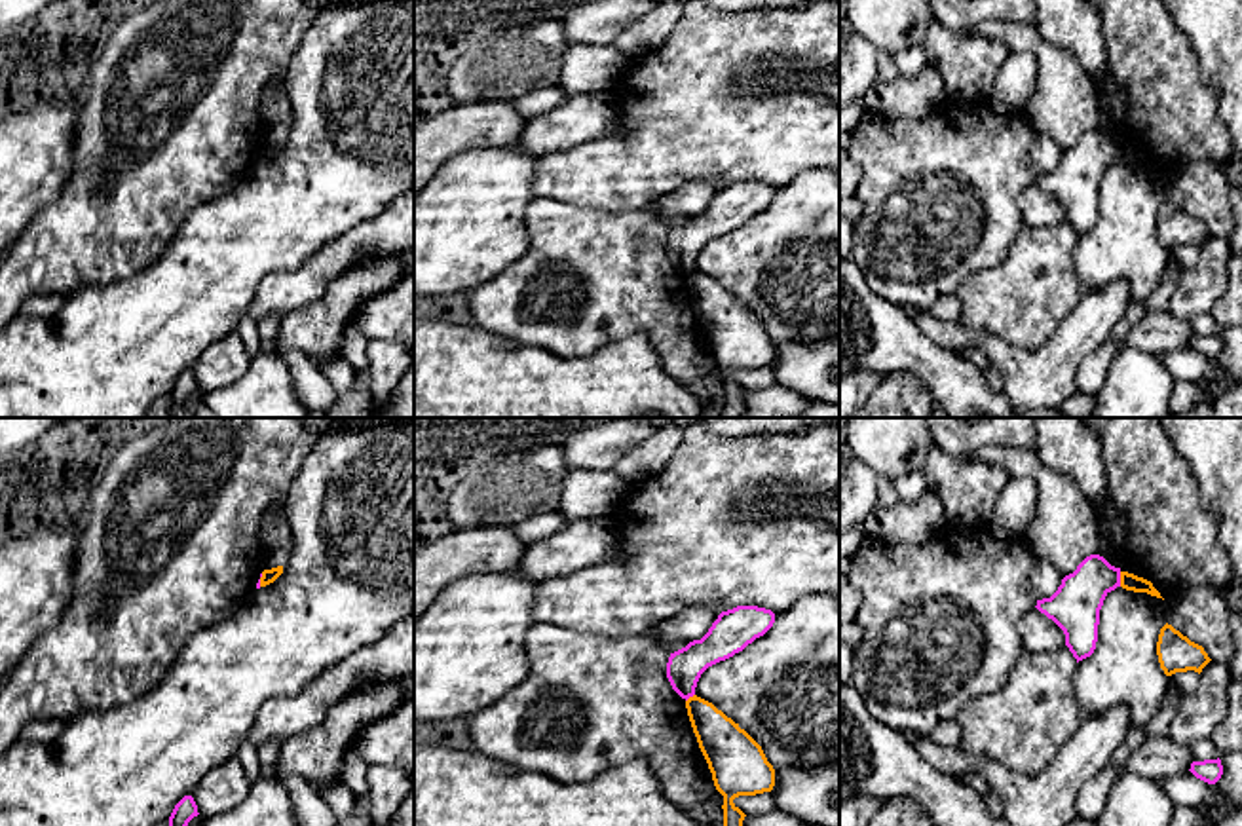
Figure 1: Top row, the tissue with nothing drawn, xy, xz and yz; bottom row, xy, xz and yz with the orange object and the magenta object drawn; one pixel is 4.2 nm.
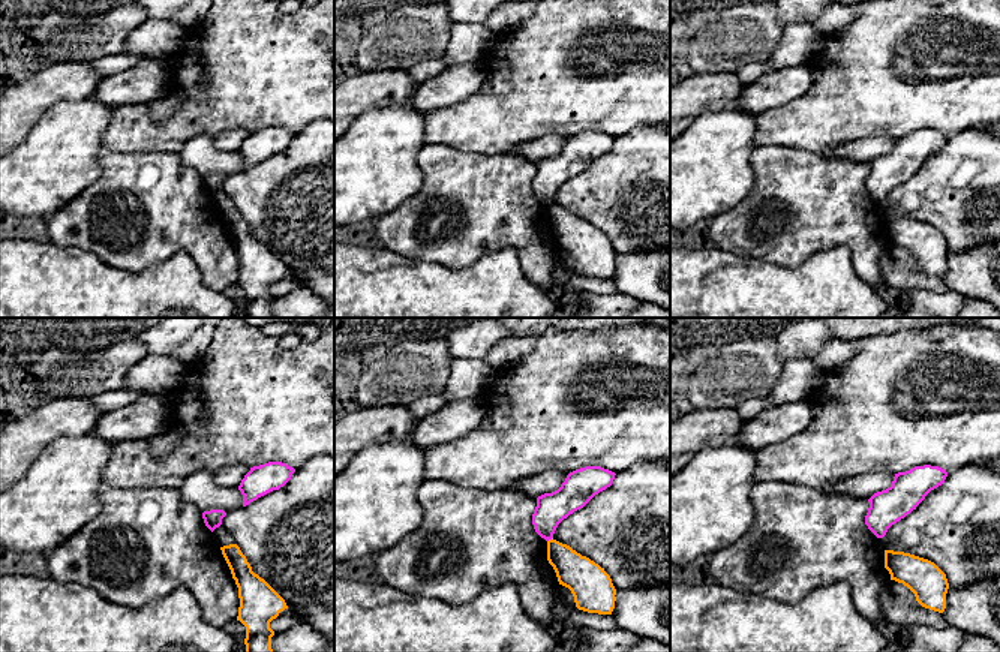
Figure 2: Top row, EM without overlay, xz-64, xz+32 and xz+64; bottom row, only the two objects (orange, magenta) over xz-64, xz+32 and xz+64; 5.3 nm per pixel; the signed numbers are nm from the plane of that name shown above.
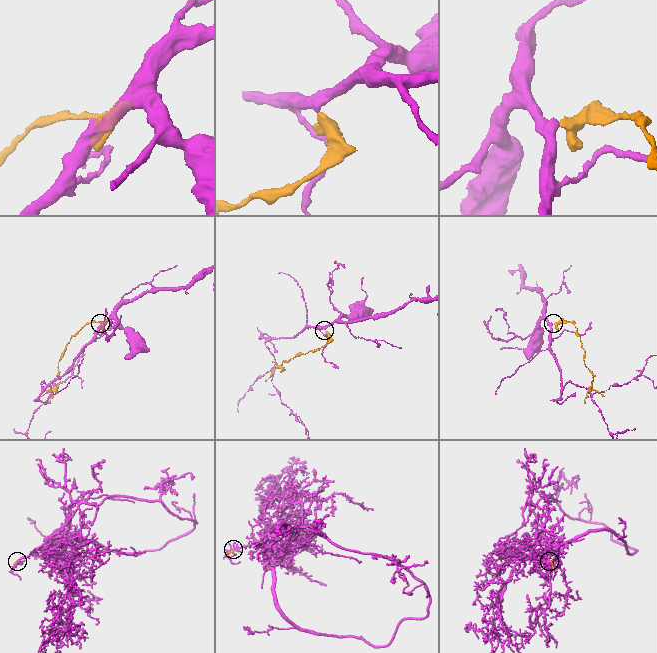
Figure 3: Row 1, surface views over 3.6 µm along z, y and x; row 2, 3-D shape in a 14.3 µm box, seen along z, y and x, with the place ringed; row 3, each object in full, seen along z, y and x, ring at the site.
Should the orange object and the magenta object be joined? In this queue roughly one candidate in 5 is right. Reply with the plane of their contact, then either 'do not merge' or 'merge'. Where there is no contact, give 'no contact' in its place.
yz | do not merge

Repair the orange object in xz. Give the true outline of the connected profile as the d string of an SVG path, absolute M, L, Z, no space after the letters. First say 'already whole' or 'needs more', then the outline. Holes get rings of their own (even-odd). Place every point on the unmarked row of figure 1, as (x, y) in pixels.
already whole | M693 270L686 283L714 361L724 370L722 418L744 418L746 389L733 374L771 366L775 344L762 321L712 277Z

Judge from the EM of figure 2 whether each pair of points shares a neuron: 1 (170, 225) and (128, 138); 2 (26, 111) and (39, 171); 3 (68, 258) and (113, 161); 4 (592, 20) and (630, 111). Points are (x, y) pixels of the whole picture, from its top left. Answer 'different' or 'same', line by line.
1: different
2: different
3: different
4: same

